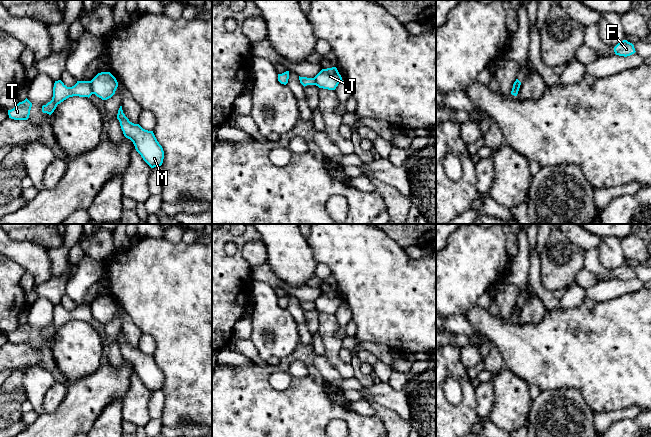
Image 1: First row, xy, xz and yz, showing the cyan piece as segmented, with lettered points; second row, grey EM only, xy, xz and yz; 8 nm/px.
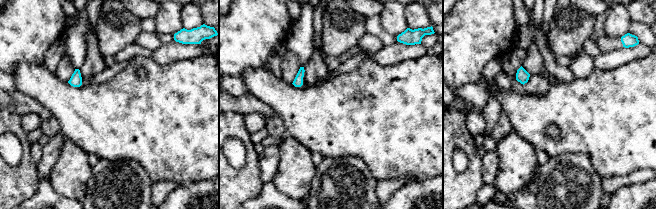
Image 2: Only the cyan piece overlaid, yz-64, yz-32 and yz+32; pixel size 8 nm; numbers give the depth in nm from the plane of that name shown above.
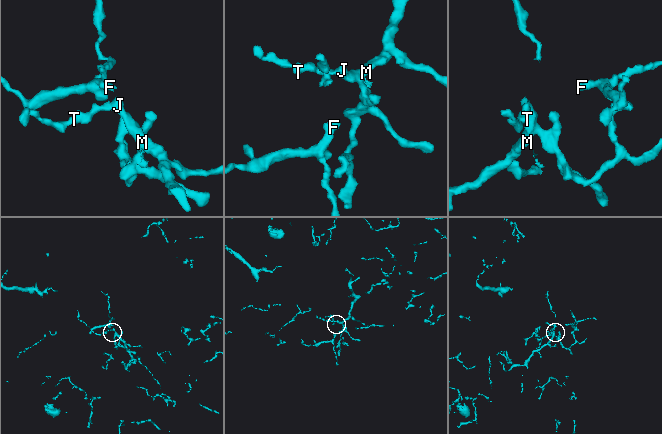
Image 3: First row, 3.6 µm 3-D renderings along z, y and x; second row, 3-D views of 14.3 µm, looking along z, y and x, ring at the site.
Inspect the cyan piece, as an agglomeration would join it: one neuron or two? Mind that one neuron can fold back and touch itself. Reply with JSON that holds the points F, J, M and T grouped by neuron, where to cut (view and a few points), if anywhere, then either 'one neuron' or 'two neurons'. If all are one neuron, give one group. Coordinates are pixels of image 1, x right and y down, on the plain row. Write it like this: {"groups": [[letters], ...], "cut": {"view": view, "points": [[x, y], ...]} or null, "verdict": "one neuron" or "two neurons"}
{"groups": [["F", "T"], ["J", "M"]], "cut": {"view": "xy", "points": [[89, 305], [89, 310], [93, 317]]}, "verdict": "two neurons"}

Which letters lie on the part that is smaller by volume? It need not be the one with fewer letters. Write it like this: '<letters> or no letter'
J, M

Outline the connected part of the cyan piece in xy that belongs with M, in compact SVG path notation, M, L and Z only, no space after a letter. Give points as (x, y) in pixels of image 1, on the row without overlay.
M120 330L117 338L121 353L126 362L130 363L136 375L151 391L161 390L164 383L164 375L157 365L153 355L143 353L139 348L134 348L125 340Z

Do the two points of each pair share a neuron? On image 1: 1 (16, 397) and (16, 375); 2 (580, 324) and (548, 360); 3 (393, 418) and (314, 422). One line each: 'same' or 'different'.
1: same
2: same
3: different

